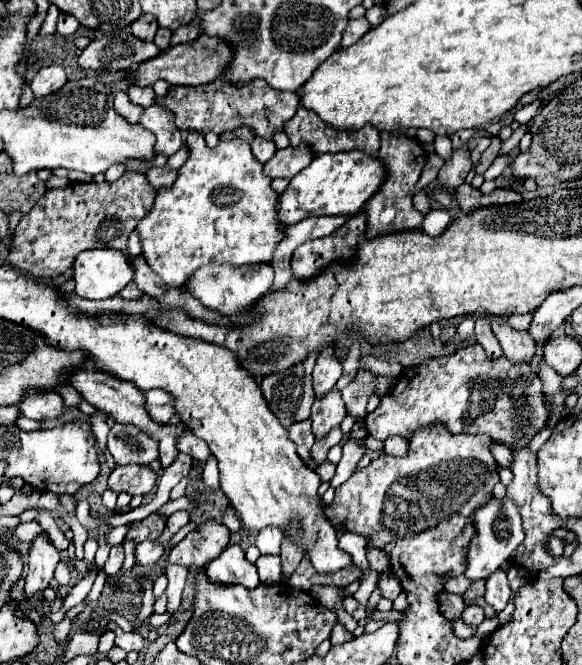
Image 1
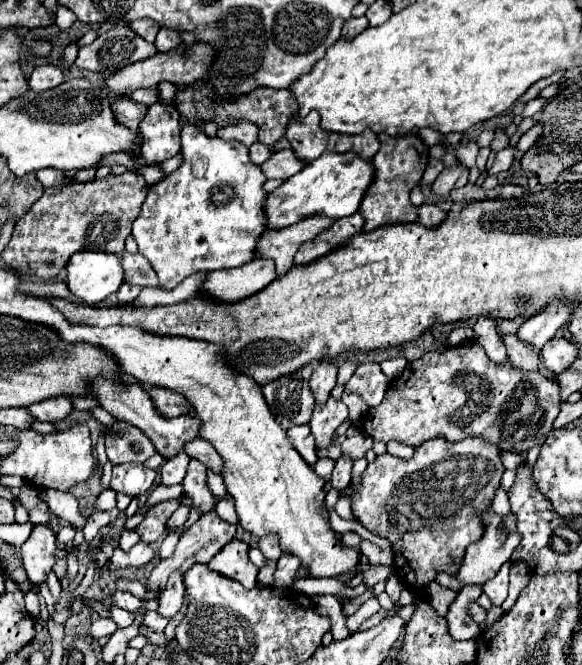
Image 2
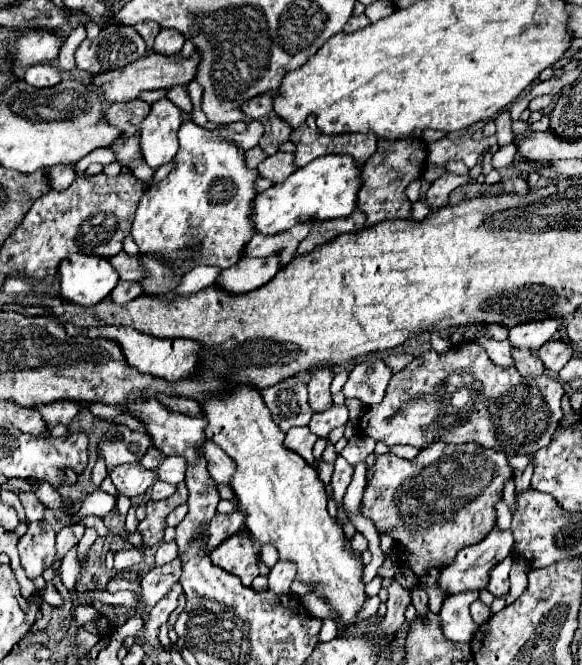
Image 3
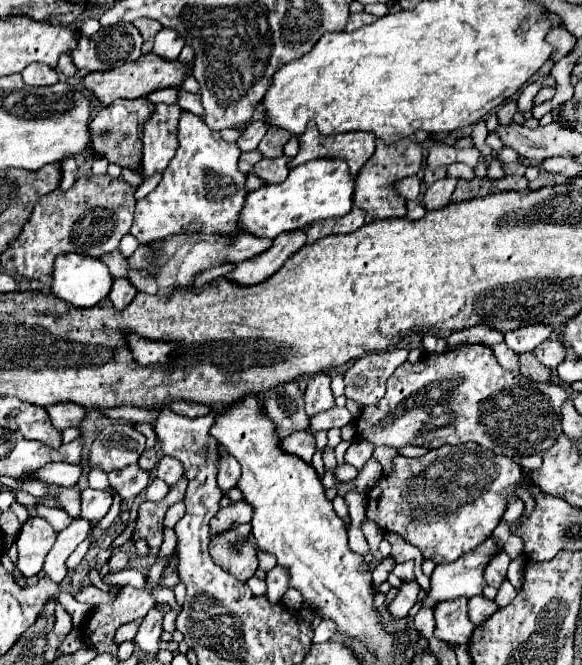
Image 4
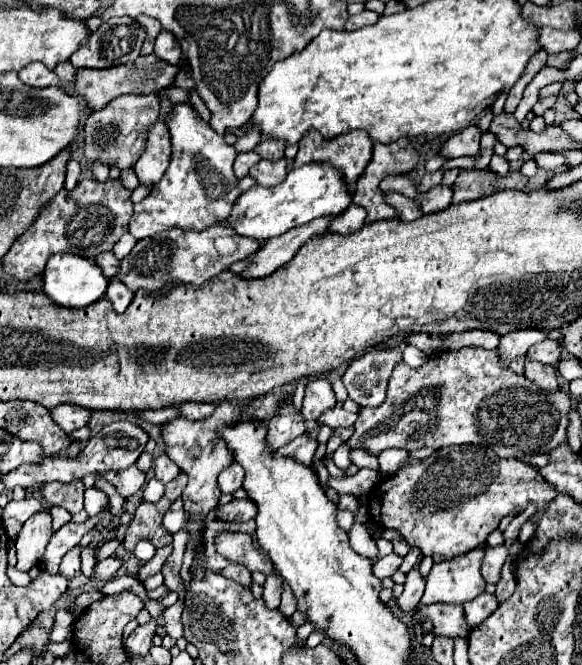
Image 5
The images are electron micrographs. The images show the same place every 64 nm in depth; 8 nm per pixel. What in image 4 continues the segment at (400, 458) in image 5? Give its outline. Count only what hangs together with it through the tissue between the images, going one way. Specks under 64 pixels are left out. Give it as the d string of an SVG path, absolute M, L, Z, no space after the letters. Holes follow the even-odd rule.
M376 446L376 450L374 450L374 458L382 464L382 468L392 468L392 458L394 456L398 456L398 454L390 446Z

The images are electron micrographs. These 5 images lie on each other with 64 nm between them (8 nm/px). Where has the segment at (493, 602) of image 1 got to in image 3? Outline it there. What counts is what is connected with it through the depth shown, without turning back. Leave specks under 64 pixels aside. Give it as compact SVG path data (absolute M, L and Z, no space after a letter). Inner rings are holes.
M508 556L508 560L502 560L496 568L492 568L492 576L490 576L490 582L486 586L486 590L490 594L494 594L496 598L502 598L508 594L508 572L510 572L510 566L512 566L512 556Z

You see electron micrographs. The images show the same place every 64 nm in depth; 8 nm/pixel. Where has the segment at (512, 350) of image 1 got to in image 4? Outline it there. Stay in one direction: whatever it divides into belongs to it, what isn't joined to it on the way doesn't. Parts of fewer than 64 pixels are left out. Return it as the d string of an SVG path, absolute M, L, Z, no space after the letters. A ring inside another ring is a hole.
M532 352L520 354L520 372L532 380L550 380L550 370L544 368L544 364L538 362Z

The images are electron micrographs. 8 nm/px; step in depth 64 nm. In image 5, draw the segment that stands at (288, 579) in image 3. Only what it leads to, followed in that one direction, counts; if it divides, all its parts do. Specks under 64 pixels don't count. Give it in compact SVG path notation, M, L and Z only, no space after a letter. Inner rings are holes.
M268 574L264 582L264 602L268 608L278 608L280 604L280 594L282 594L282 576L280 574Z

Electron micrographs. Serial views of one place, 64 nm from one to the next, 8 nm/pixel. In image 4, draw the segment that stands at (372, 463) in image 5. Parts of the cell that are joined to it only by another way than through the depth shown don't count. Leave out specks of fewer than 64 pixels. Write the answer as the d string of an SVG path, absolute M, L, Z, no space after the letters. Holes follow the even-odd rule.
M354 438L352 444L350 444L350 448L346 450L344 460L346 460L348 464L352 464L354 468L362 470L364 464L370 460L372 452L374 452L374 446L372 446L370 442L366 442L366 440L356 440L356 438Z

